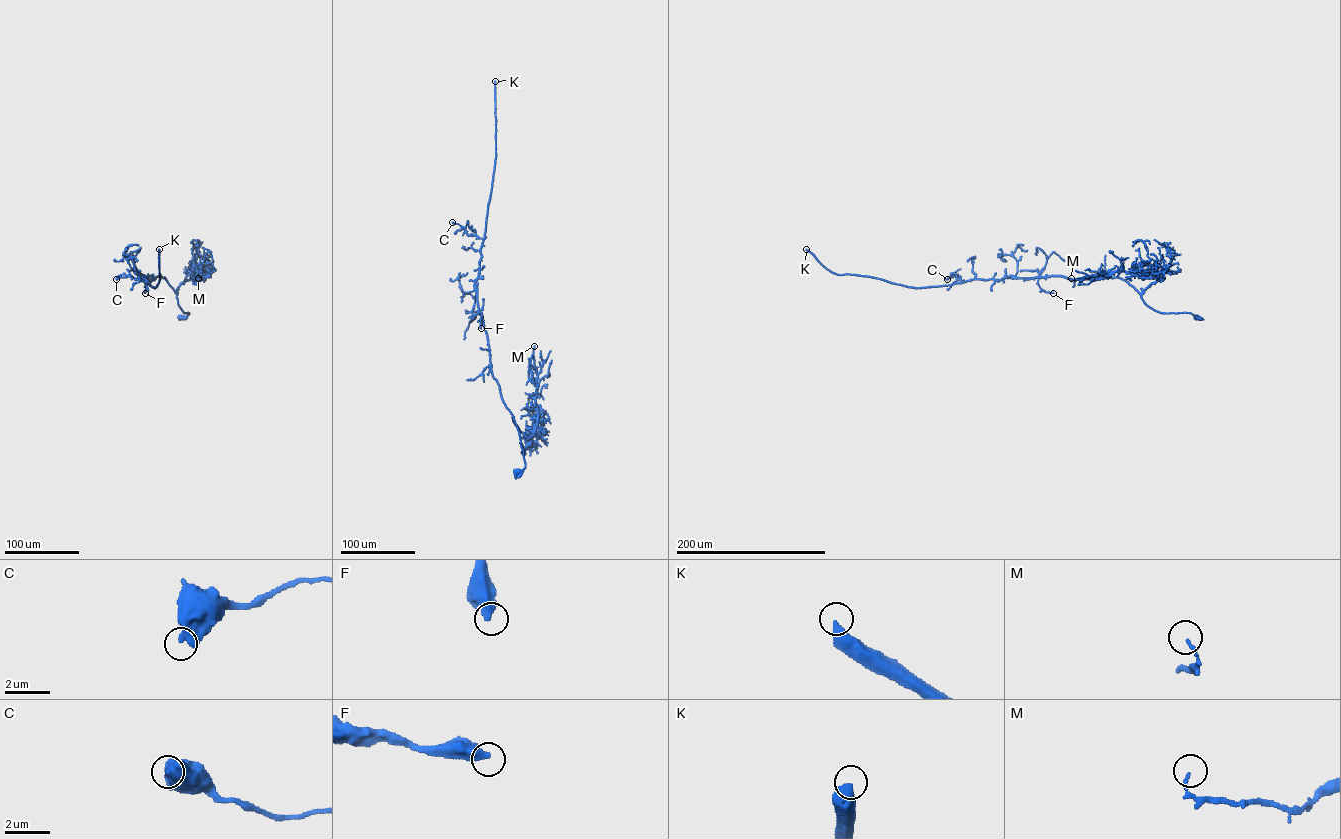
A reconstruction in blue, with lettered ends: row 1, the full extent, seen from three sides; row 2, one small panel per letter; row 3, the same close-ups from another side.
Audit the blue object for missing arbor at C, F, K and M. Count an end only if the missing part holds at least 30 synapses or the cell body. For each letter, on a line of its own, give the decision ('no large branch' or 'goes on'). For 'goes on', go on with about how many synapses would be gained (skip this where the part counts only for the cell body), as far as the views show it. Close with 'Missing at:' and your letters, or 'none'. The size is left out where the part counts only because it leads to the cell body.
C: no large branch
F: no large branch
K: goes on; about 950 synapses
M: no large branch
Missing at: K

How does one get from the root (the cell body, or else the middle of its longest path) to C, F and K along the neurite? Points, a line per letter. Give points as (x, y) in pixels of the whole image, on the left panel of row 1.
C: (180, 318), (189, 313), (182, 311), (177, 291), (164, 277), (138, 277), (146, 282), (130, 275), (116, 279)
F: (180, 318), (189, 313), (182, 311), (177, 291), (164, 277), (144, 276), (145, 293)
K: (180, 318), (189, 313), (182, 311), (177, 291), (164, 277), (138, 277), (156, 286), (159, 249)

